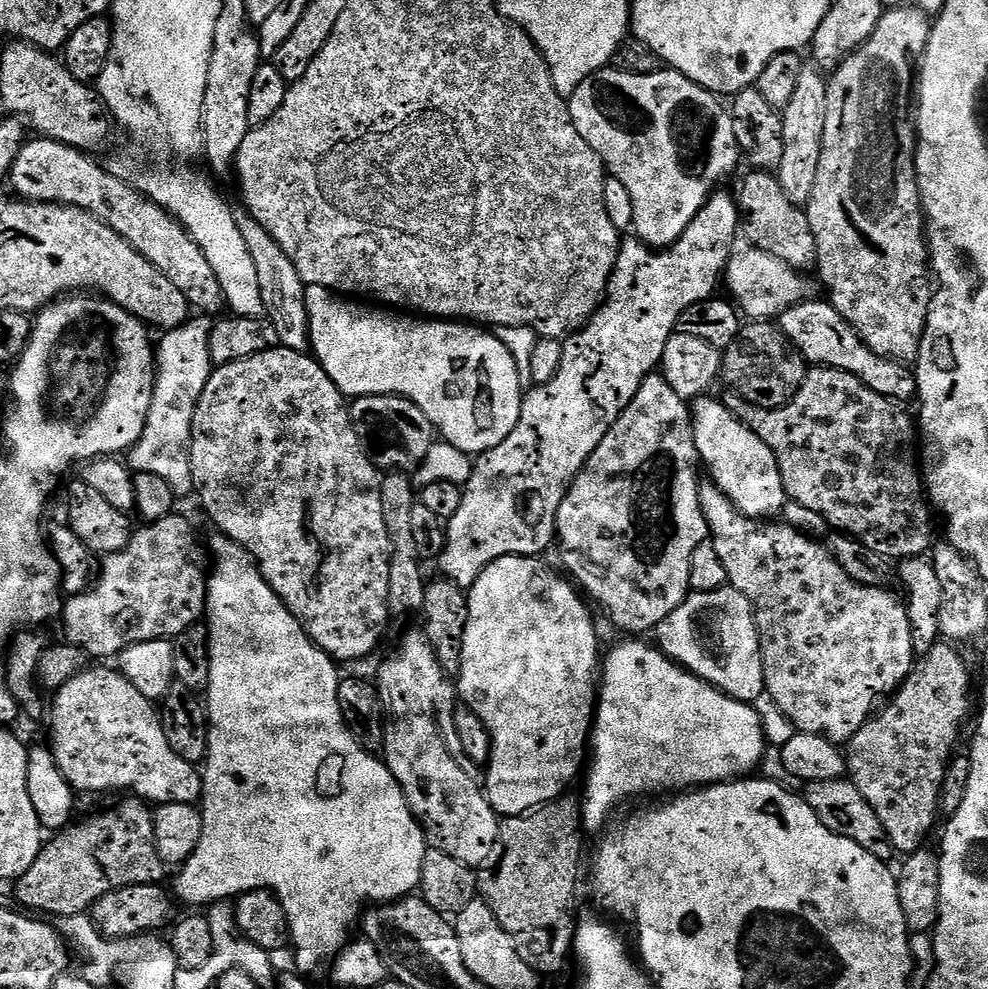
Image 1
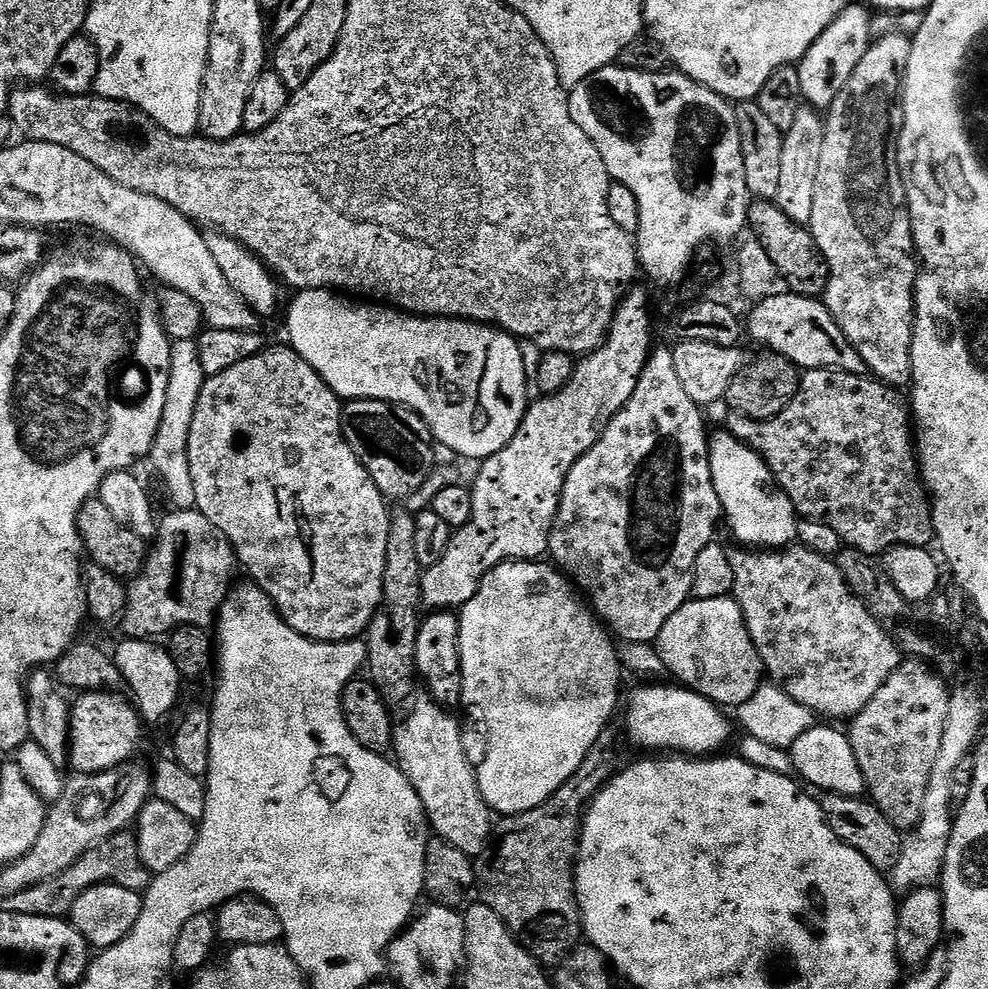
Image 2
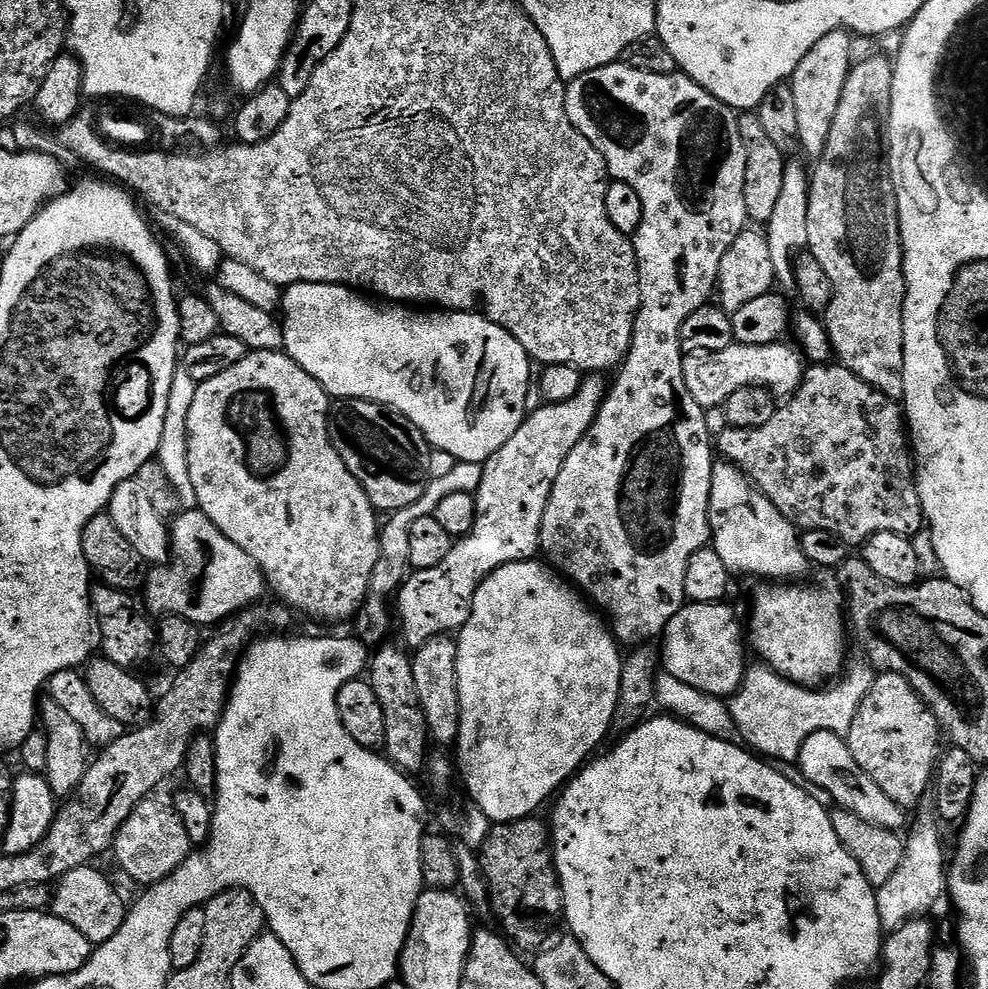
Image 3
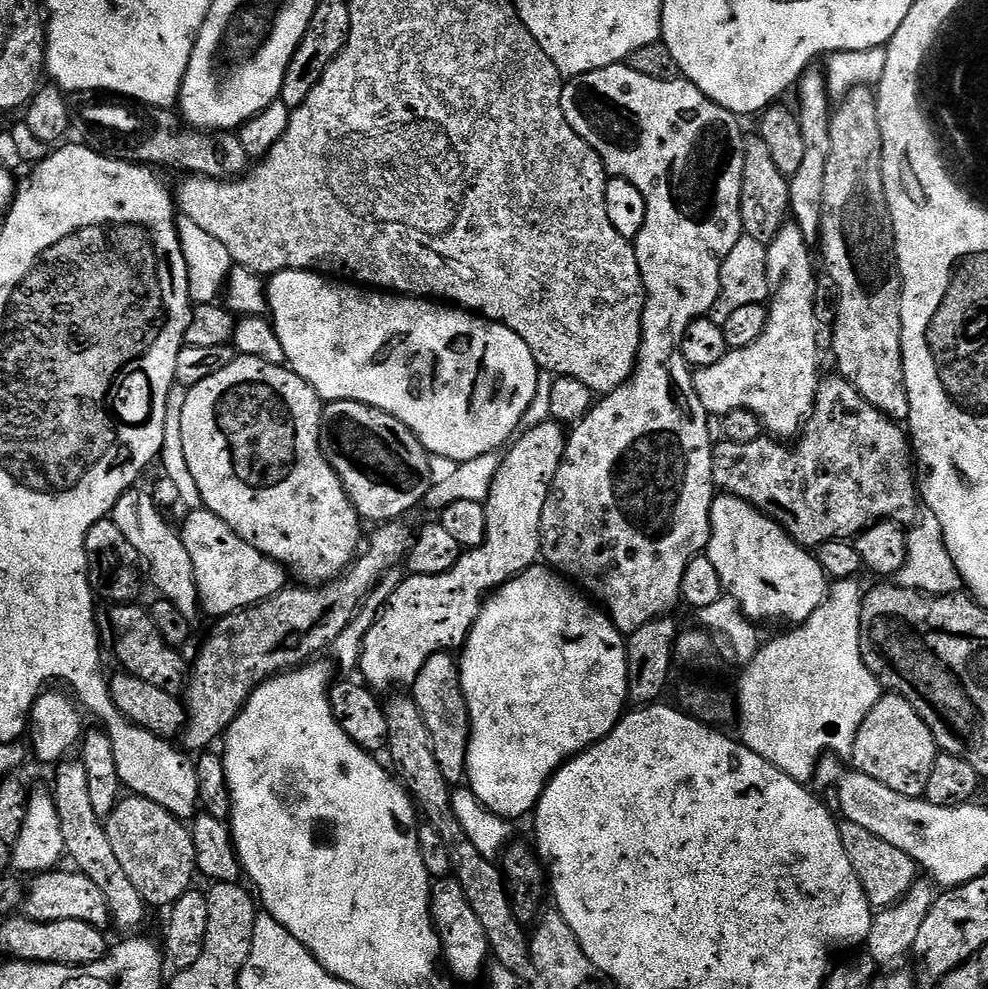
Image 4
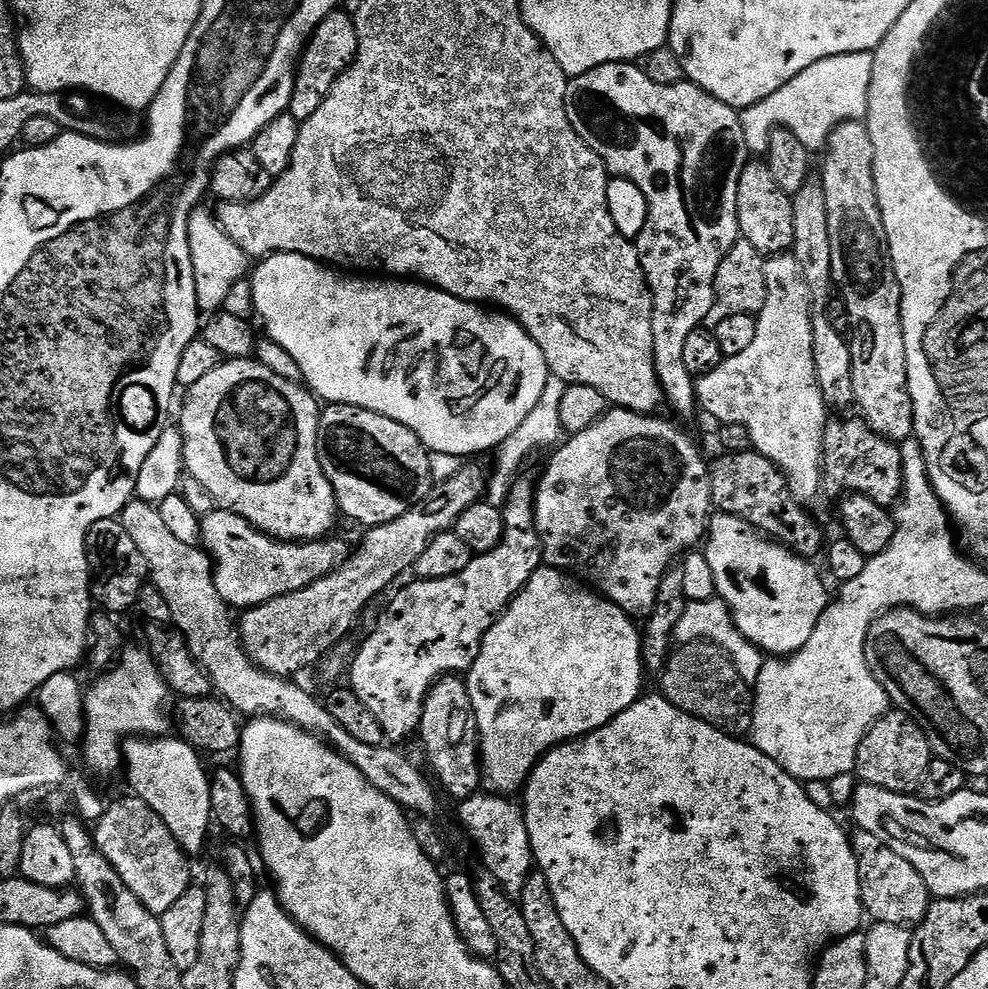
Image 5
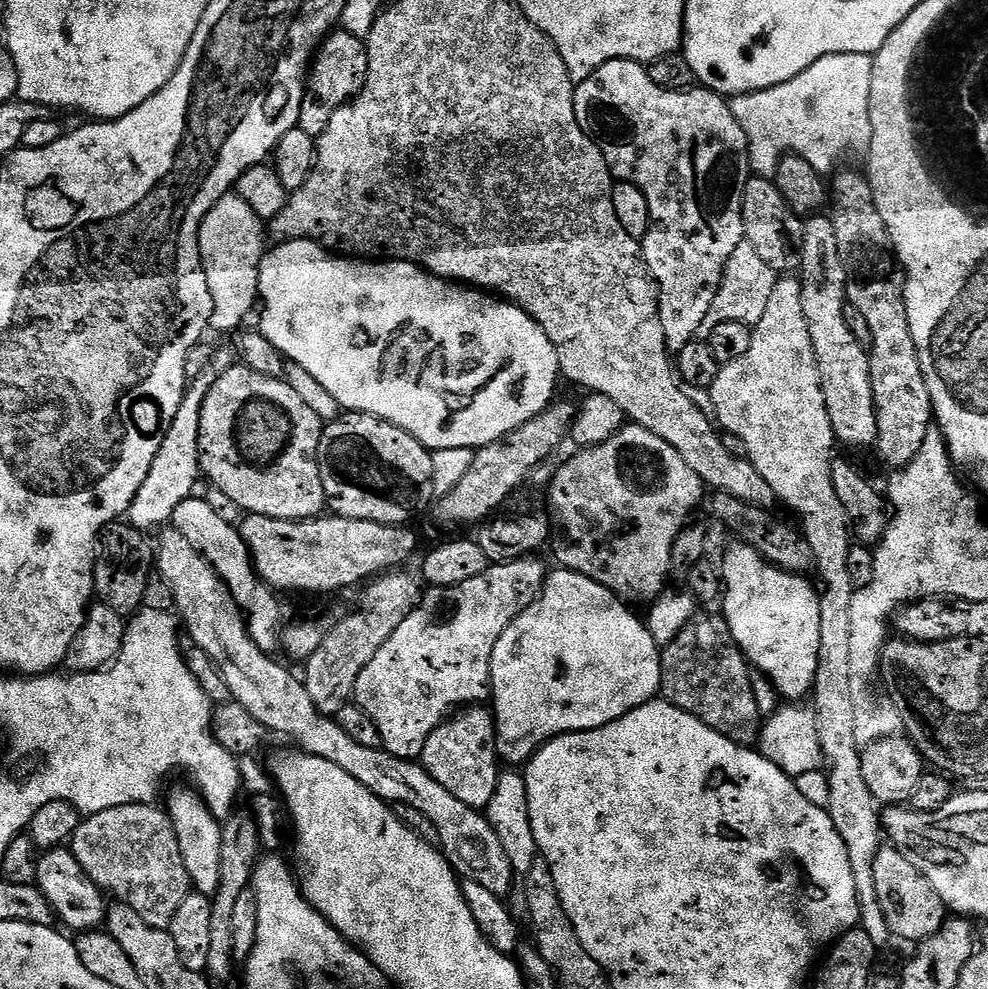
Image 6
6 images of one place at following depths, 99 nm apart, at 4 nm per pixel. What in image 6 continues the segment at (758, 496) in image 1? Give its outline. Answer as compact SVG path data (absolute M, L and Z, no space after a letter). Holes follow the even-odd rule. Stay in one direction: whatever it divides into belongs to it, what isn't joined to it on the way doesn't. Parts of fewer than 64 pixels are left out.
M736 542L724 556L724 568L722 564L723 623L728 625L728 631L735 638L736 645L747 655L749 665L757 673L767 676L777 693L788 702L803 701L803 696L807 692L809 695L816 683L821 593L817 585L812 585L808 579L807 575L786 572L783 568L776 567L743 542Z

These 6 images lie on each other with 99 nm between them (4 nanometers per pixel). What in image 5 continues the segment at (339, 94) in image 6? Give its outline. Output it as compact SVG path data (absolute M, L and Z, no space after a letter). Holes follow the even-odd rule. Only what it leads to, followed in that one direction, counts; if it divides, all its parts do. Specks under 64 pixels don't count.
M344 10L331 12L314 30L314 34L309 38L307 46L304 47L304 53L296 65L294 94L290 98L287 115L303 122L308 120L312 114L317 113L318 106L326 102L330 90L338 82L340 75L352 67L359 52L360 39L355 19Z

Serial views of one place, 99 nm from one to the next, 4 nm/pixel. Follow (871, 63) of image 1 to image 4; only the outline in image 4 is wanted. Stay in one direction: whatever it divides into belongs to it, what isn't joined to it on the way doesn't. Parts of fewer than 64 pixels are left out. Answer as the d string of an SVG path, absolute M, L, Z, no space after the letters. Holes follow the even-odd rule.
M857 86L843 97L835 105L832 121L830 122L830 158L826 162L826 183L822 186L822 226L820 227L820 239L818 241L820 252L824 255L824 264L827 275L831 276L836 288L840 292L840 301L838 302L838 314L836 315L835 324L831 325L832 332L832 352L836 355L836 364L839 375L845 380L849 380L854 386L854 390L858 390L858 394L862 394L862 398L866 398L866 402L870 402L870 406L874 406L882 414L886 414L891 420L897 422L907 421L910 414L910 402L908 401L908 391L906 390L906 382L904 381L904 359L902 358L902 310L900 309L900 270L896 266L896 239L892 233L892 219L890 218L890 210L886 202L886 190L882 182L882 130L878 122L878 106L876 105L876 92L868 86Z

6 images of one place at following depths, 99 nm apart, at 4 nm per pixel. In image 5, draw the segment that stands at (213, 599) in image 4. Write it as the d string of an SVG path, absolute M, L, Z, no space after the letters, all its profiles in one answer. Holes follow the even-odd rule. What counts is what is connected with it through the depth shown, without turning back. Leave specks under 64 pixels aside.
M213 510L199 521L199 525L200 540L212 557L218 594L222 594L224 601L236 610L256 608L279 596L309 588L336 571L350 555L350 548L344 540L273 540L246 522L246 518L223 510Z

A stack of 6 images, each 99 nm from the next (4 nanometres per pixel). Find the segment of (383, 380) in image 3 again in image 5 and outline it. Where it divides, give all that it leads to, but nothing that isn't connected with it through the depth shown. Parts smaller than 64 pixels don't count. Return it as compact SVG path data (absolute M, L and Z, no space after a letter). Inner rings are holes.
M279 252L273 256L263 257L257 264L260 265L257 268L255 265L250 272L252 304L256 307L257 314L264 319L264 328L268 331L265 332L267 339L282 346L282 350L286 350L286 354L290 354L290 358L298 362L298 370L302 370L304 375L303 383L321 401L328 404L349 404L355 408L377 412L386 418L394 418L394 422L402 422L402 426L409 428L424 443L425 448L441 457L472 458L475 457L472 456L475 452L491 453L496 450L504 439L509 438L510 434L518 429L518 426L522 426L522 422L538 406L542 392L546 390L550 373L538 342L534 342L534 338L526 334L524 327L507 314L489 310L470 300L463 300L440 288L433 288L430 284L417 282L411 278L365 278L360 274L345 274L302 254Z

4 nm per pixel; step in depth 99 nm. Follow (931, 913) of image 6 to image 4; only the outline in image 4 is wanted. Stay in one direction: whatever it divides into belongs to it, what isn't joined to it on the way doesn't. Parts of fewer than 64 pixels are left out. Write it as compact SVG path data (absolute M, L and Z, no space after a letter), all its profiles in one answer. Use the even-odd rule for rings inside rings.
M841 819L839 826L842 850L846 850L846 858L850 858L850 866L854 866L854 874L858 874L858 882L862 882L862 890L873 909L886 909L903 900L912 885L918 880L918 874L916 874L916 872L918 873L918 865L912 861L910 854L906 854L906 850L898 850L898 846L890 846L890 842L878 838L878 834L870 834L870 830L866 830L849 820Z

